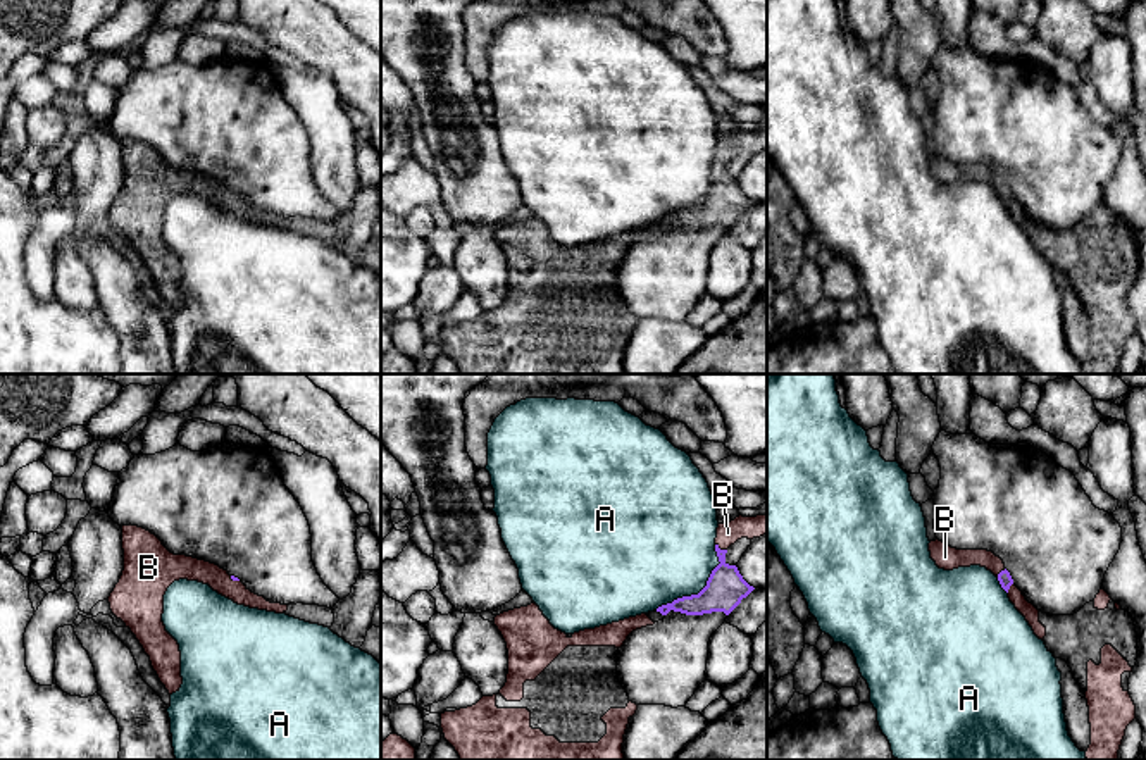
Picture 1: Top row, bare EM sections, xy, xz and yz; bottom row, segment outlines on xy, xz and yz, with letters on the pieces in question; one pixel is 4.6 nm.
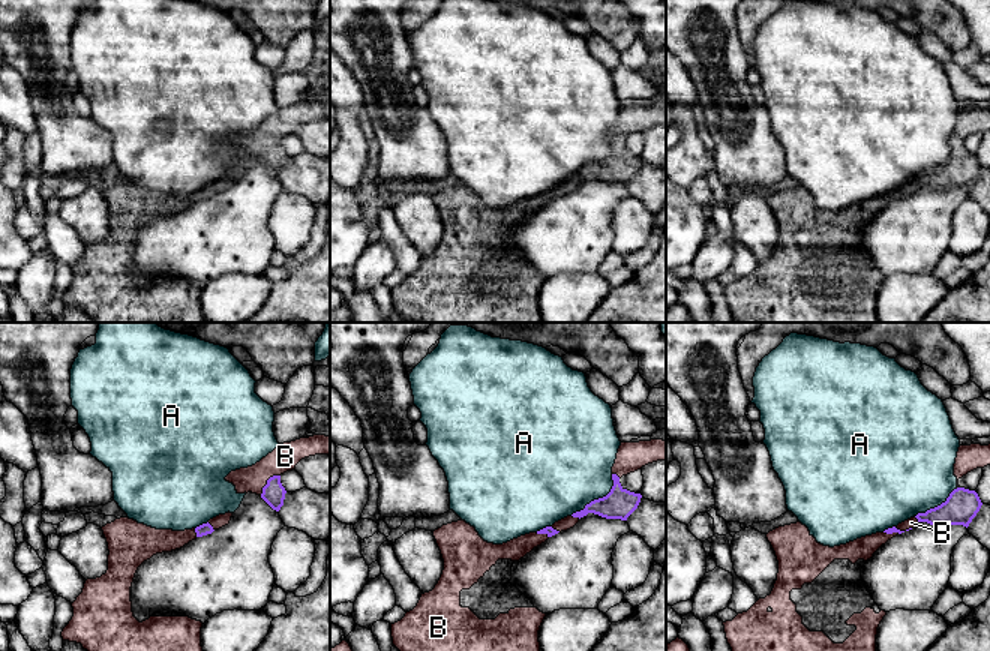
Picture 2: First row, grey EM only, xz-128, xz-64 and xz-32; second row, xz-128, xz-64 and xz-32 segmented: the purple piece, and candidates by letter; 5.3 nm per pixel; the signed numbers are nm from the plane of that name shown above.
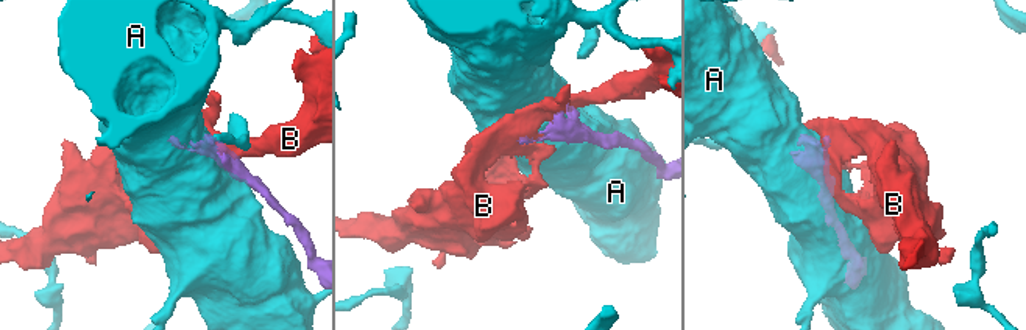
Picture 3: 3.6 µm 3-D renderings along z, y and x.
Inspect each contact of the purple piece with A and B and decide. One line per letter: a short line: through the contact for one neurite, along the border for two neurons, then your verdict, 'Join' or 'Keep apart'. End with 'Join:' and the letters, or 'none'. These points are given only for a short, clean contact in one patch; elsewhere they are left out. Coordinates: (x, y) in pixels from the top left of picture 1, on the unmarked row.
A: Keep apart
B: Join
Join: B

